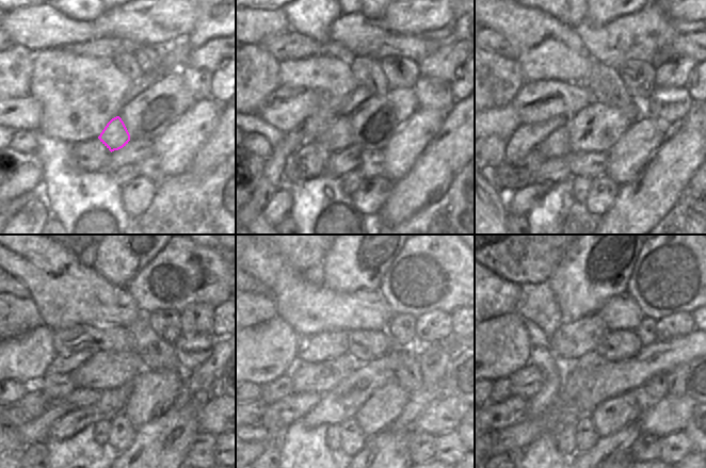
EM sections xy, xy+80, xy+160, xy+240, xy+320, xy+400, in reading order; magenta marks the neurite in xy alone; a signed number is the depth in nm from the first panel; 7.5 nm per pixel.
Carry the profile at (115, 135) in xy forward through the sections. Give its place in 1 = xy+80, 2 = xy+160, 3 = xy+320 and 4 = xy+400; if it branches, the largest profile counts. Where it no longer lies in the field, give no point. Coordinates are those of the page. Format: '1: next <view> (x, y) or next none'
1: next xy+80 (338, 136)
2: next xy+160 (557, 144)
3: next xy+320 (282, 387)
4: next xy+400 (501, 390)

